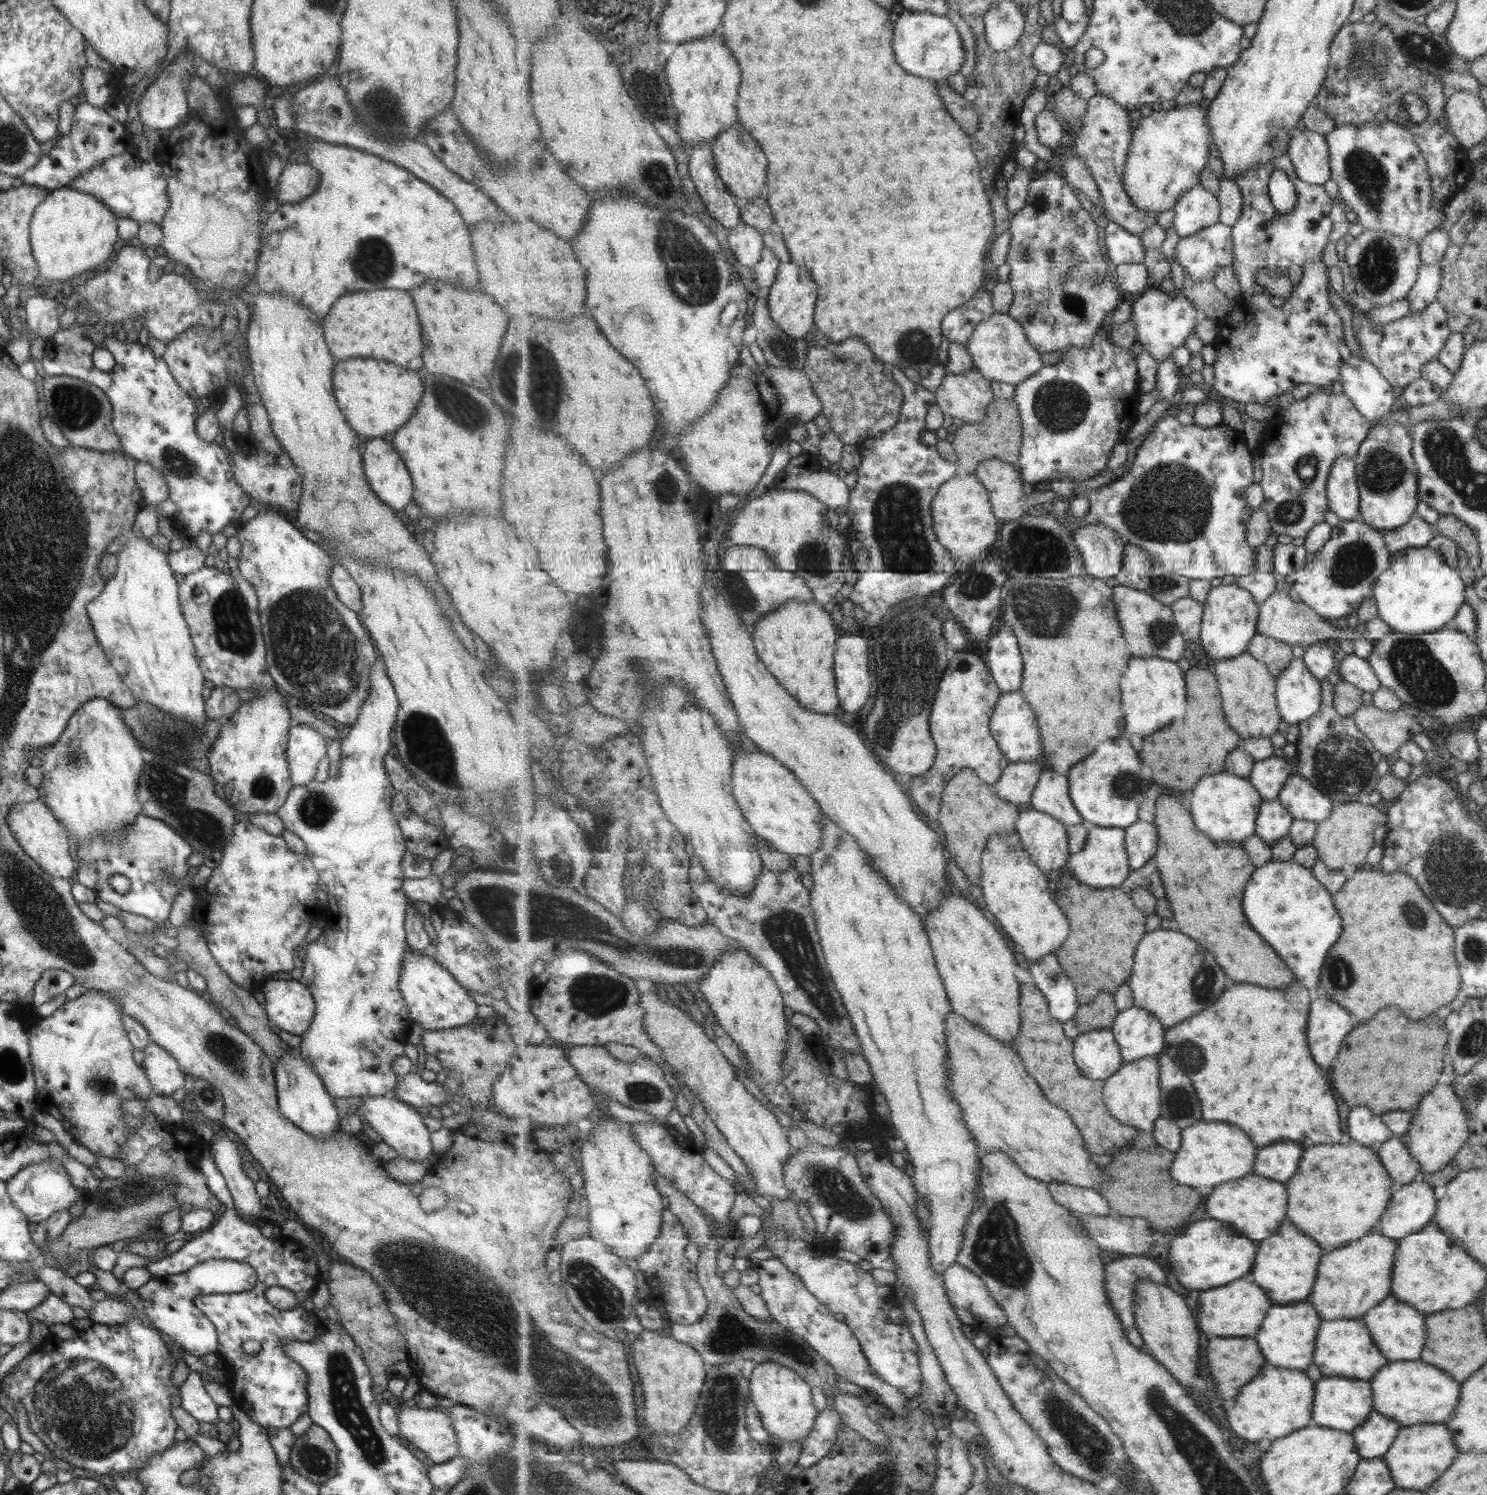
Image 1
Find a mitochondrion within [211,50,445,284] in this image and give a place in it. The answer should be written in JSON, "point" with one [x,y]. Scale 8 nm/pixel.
{"point":[382,107]}

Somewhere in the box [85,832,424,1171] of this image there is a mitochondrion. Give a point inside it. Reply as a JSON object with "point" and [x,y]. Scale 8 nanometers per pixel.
{"point":[228,1053]}

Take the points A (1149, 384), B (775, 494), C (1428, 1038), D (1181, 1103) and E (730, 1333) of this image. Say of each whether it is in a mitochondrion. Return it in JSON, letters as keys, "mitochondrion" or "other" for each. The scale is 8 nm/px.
{"A":"other","B":"other","C":"other","D":"mitochondrion","E":"mitochondrion"}

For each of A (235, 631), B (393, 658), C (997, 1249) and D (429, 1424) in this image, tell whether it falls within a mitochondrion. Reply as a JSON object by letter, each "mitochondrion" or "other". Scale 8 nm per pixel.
{"A":"mitochondrion","B":"other","C":"mitochondrion","D":"other"}

